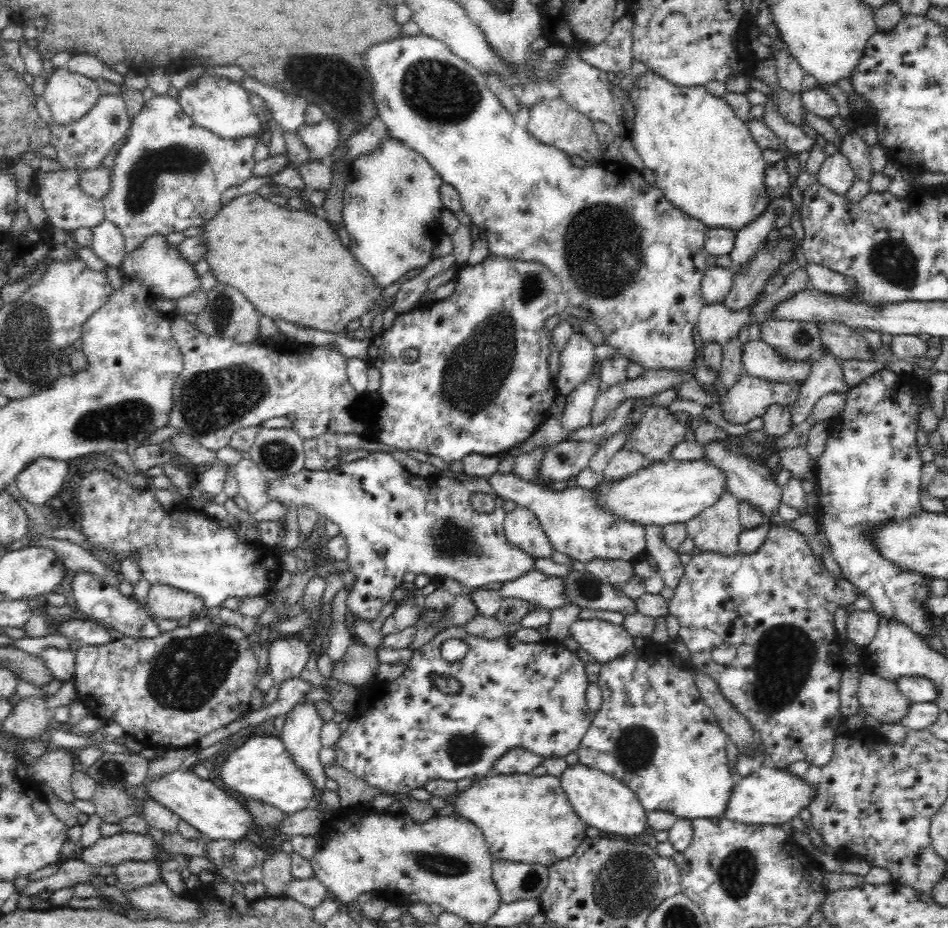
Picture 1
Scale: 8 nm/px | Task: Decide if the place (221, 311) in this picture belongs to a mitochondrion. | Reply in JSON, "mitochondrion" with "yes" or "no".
{"mitochondrion":"yes"}

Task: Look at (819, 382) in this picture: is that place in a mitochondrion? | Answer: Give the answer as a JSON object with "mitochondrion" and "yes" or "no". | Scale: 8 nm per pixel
{"mitochondrion":"no"}

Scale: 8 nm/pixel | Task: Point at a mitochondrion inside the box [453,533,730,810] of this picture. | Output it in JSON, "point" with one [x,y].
{"point":[634,748]}

